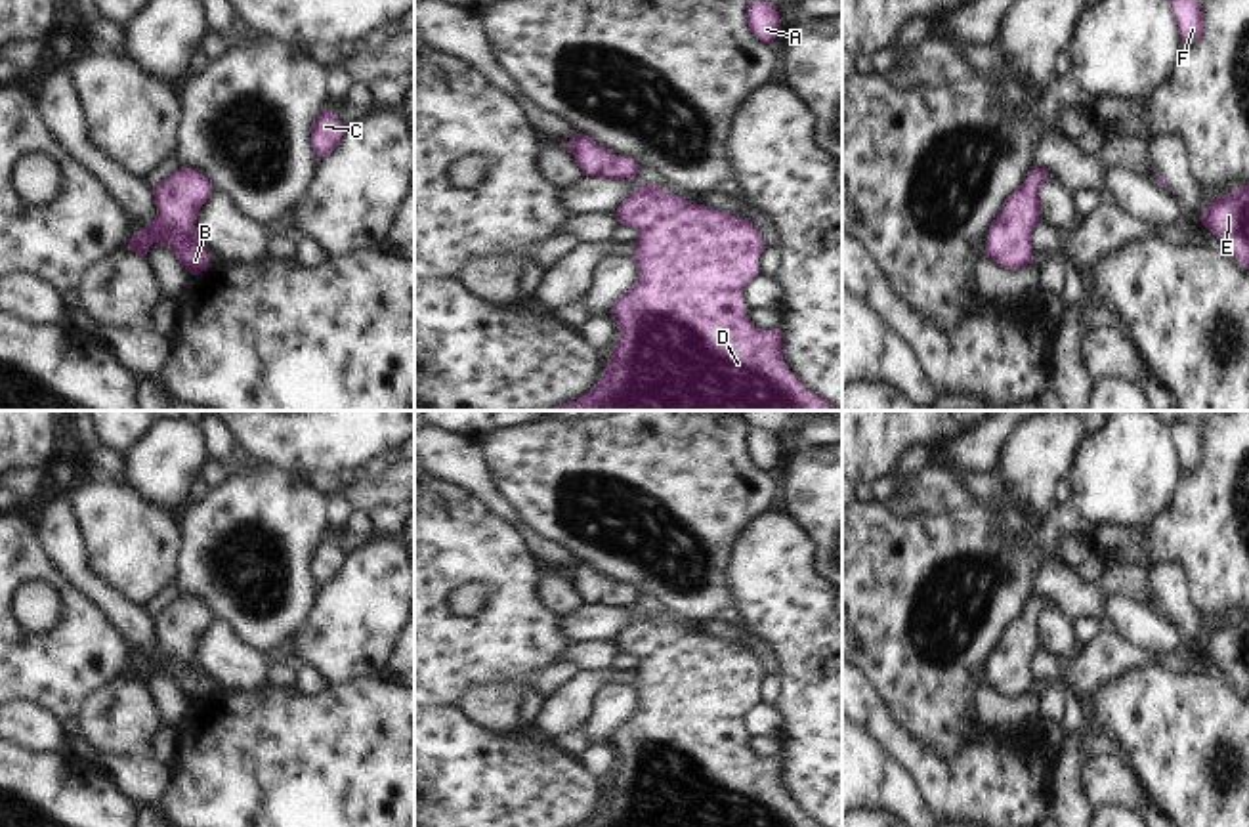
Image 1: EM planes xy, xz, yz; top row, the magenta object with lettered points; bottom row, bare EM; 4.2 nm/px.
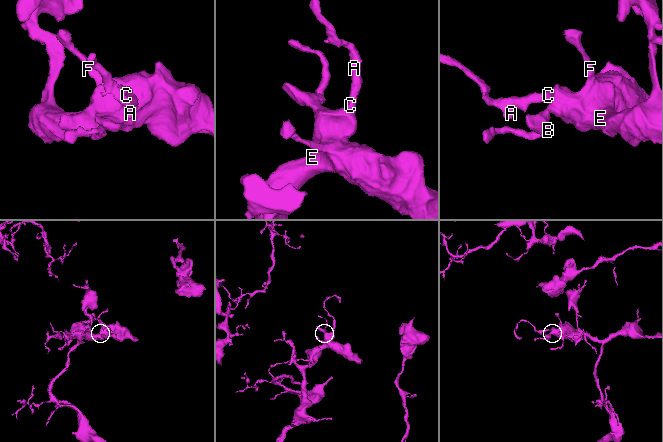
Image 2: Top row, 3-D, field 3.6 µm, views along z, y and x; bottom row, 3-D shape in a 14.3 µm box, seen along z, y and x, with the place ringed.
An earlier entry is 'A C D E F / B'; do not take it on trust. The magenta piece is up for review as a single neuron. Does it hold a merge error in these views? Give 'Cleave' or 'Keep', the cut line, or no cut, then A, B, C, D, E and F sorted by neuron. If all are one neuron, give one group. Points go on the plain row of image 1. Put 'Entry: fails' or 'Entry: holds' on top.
Entry: fails
Keep. No split. Groups: A B C D E F.

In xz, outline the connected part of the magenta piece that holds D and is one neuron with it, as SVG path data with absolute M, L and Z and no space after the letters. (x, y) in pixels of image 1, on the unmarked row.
M657 613L634 617L613 644L638 659L632 684L638 705L609 739L619 768L605 800L581 827L821 827L808 819L785 793L781 758L758 758L747 747L743 716L758 703L758 686L766 676L747 646L691 632Z

